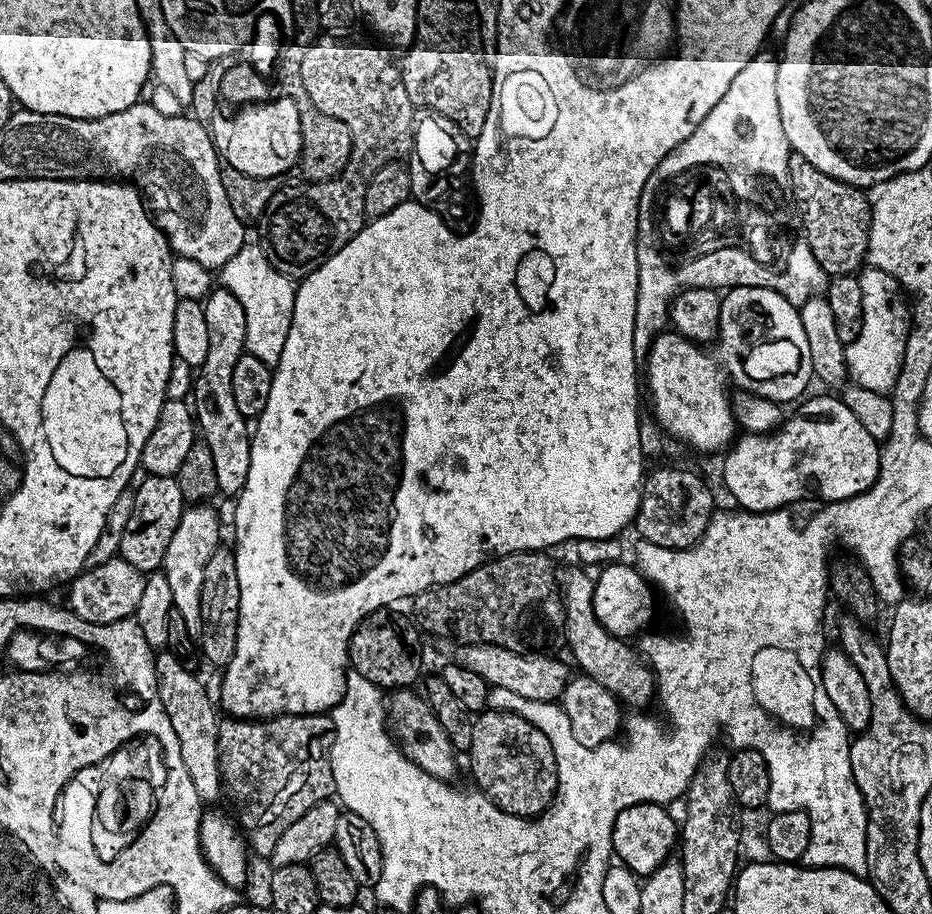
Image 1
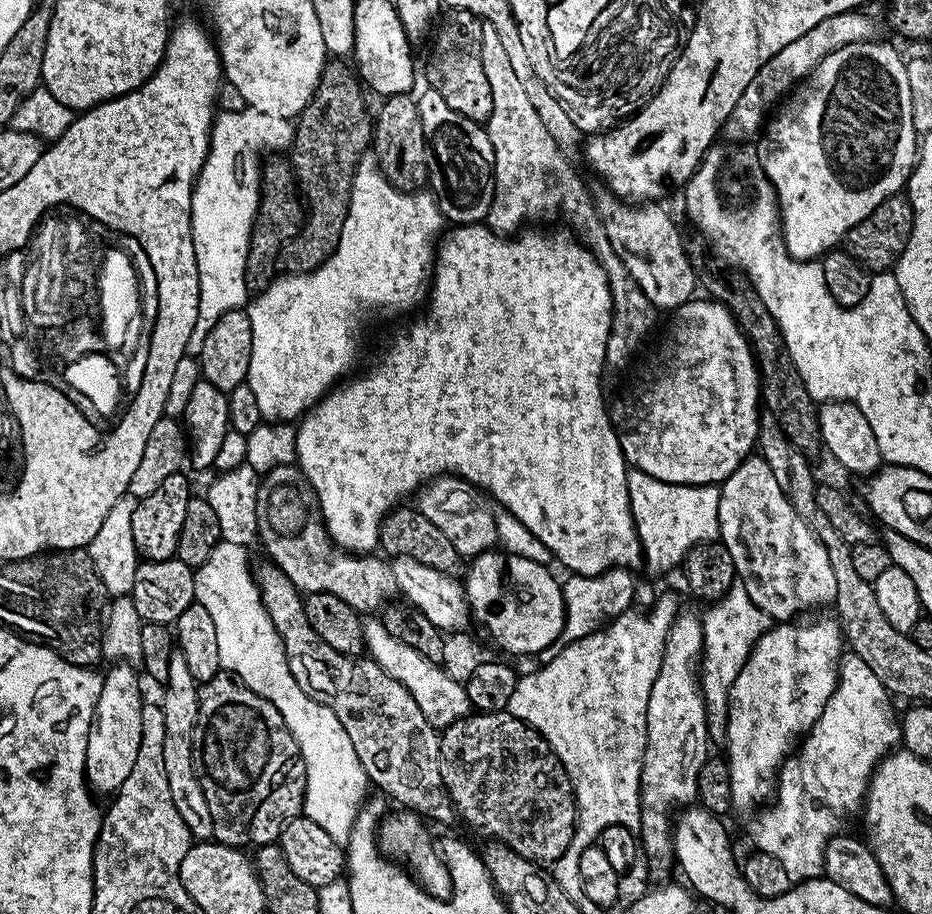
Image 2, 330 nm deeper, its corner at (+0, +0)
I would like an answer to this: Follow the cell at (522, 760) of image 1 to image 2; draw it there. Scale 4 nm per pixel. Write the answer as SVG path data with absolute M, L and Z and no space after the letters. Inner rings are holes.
M511 711L476 712L465 716L463 720L454 722L449 728L443 729L440 732L440 769L442 770L442 782L450 794L452 807L455 808L457 817L461 821L464 819L474 831L488 836L484 838L505 844L507 848L514 850L522 858L541 866L552 863L555 865L562 858L562 854L566 854L566 850L576 833L576 789L570 782L562 762L556 757L552 747L540 737L540 732L531 728L529 724L525 724L524 721L514 718Z

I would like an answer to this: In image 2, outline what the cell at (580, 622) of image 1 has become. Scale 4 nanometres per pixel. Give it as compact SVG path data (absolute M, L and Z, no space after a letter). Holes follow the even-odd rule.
M445 474L435 477L421 488L418 499L420 513L430 518L430 522L434 522L434 526L438 526L446 538L450 538L450 546L454 546L461 558L475 558L497 547L498 526L496 516L492 513L493 505L481 495L476 485L461 480L459 476Z

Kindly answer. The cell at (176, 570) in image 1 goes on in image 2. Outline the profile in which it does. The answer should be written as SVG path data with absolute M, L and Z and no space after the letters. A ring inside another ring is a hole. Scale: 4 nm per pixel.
M179 650L170 654L170 674L163 692L164 700L162 699L160 709L166 718L166 738L162 742L162 759L166 766L166 782L170 782L170 798L174 798L174 806L177 807L178 814L182 814L182 822L186 822L193 837L197 841L208 842L213 839L210 806L206 806L206 794L200 785L194 754L194 730L198 722L200 690L194 674L190 674L190 669L186 667L186 658Z

